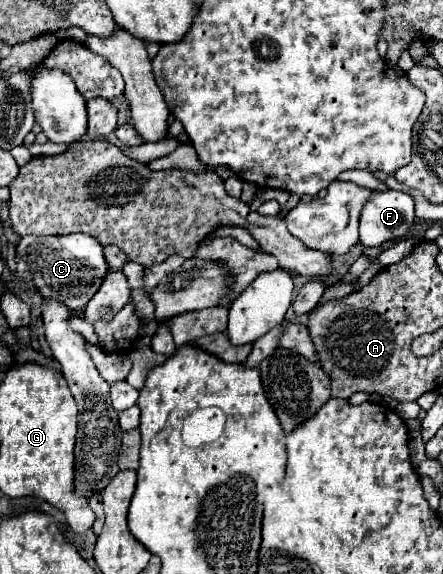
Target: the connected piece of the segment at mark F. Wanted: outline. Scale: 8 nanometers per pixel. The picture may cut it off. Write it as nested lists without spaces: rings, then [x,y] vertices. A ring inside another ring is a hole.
[[[387,190],[373,192],[365,204],[359,222],[359,234],[363,246],[381,248],[387,242],[397,242],[415,226],[413,198],[407,192]]]

